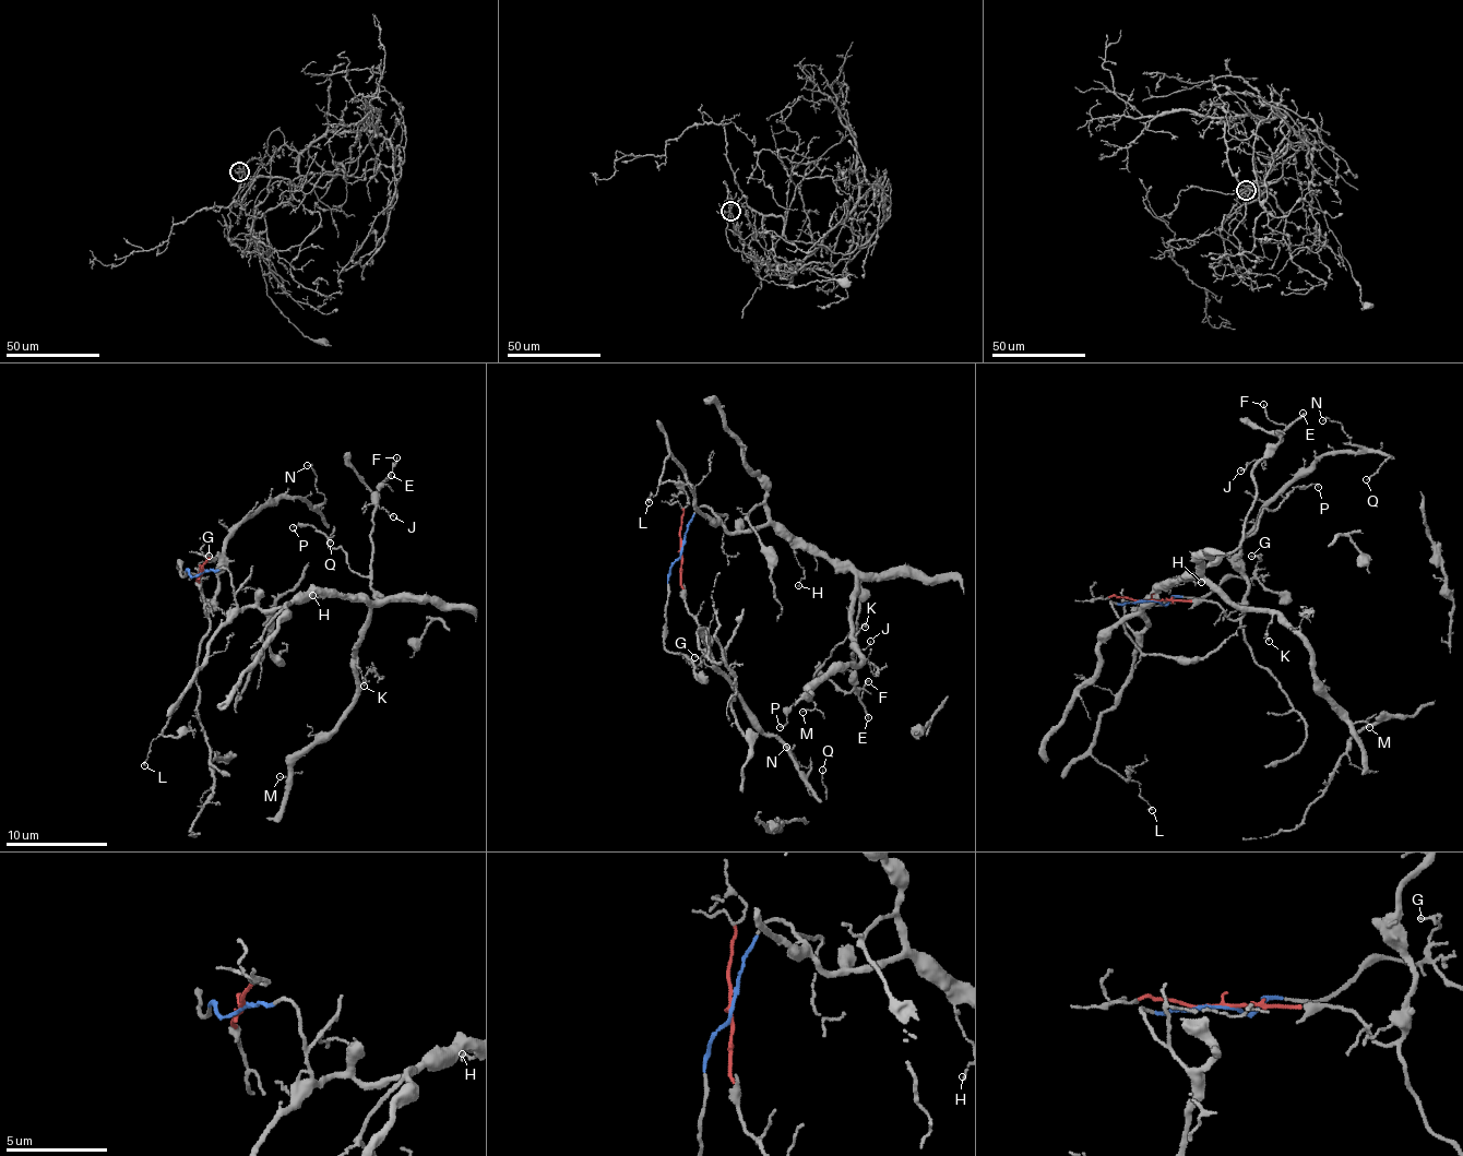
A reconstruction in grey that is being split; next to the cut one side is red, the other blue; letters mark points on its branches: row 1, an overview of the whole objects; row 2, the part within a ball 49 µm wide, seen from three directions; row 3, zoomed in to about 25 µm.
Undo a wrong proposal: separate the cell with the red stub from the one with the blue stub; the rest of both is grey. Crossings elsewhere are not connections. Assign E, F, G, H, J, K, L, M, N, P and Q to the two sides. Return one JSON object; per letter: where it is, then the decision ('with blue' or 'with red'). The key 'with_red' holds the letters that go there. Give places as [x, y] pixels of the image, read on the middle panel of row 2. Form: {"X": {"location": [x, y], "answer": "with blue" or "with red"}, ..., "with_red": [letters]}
{"E": {"location": [868, 717], "answer": "with blue"}, "F": {"location": [868, 681], "answer": "with blue"}, "G": {"location": [694, 657], "answer": "with blue"}, "H": {"location": [798, 585], "answer": "with blue"}, "J": {"location": [870, 641], "answer": "with blue"}, "K": {"location": [865, 627], "answer": "with blue"}, "L": {"location": [649, 502], "answer": "with blue"}, "M": {"location": [803, 712], "answer": "with blue"}, "N": {"location": [786, 747], "answer": "with red"}, "P": {"location": [780, 727], "answer": "with blue"}, "Q": {"location": [822, 770], "answer": "with red"}, "with_red": ["N", "Q"]}

